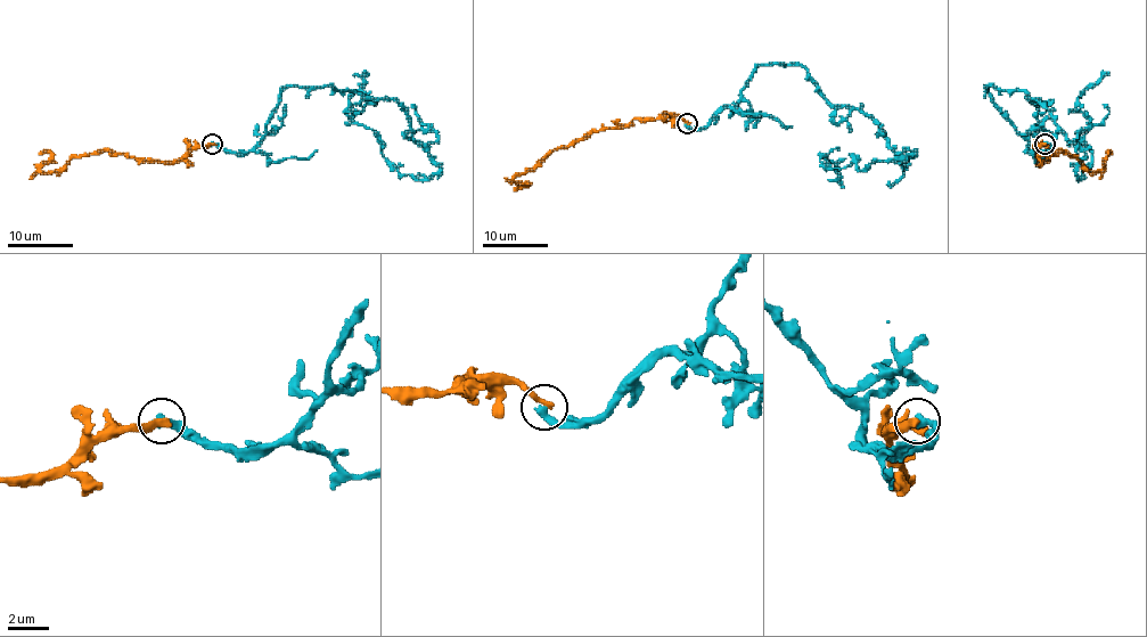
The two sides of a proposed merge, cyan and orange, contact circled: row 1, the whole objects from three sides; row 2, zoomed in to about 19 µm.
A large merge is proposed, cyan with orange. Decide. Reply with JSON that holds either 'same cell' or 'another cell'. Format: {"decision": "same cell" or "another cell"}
{"decision": "another cell"}

